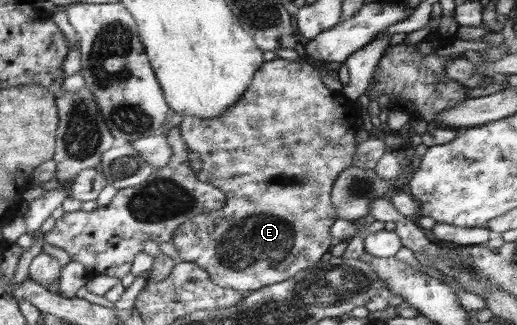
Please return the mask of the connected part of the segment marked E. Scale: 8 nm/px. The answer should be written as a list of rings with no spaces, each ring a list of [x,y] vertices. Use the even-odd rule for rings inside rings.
[[[275,58],[267,61],[256,72],[254,81],[250,84],[250,89],[242,99],[229,108],[226,113],[216,115],[214,119],[202,119],[202,117],[185,116],[180,123],[182,136],[190,151],[190,164],[196,173],[196,176],[204,182],[222,189],[226,194],[226,204],[217,211],[207,211],[190,217],[183,222],[175,231],[171,242],[177,249],[179,261],[190,262],[201,266],[202,269],[211,275],[213,283],[219,287],[238,290],[241,293],[246,291],[258,292],[259,289],[266,288],[274,284],[289,280],[303,269],[308,269],[317,263],[329,249],[331,249],[331,234],[335,220],[338,219],[337,210],[332,204],[331,190],[334,181],[339,174],[351,166],[353,156],[355,155],[355,135],[357,135],[357,119],[361,117],[361,109],[355,107],[354,101],[341,95],[339,90],[329,91],[325,83],[321,81],[319,72],[315,67],[308,63],[299,63],[299,61],[289,61],[282,58]]]

